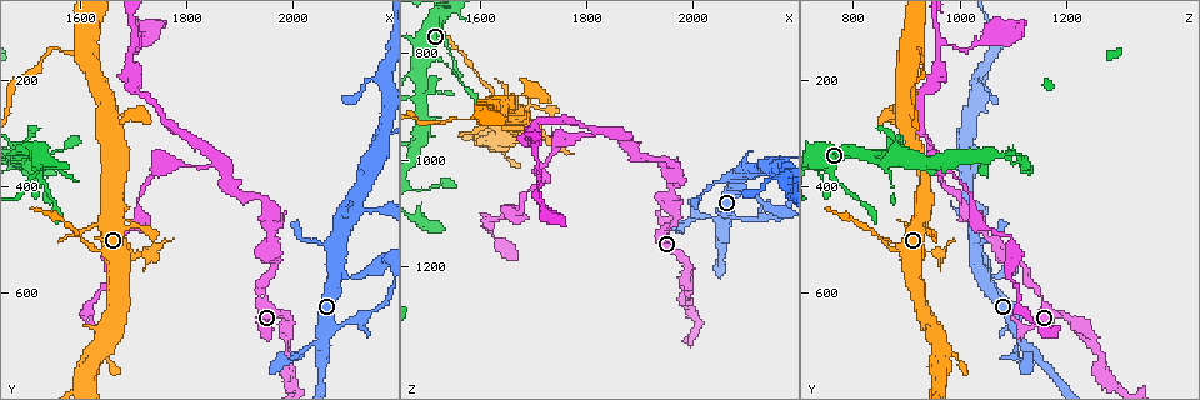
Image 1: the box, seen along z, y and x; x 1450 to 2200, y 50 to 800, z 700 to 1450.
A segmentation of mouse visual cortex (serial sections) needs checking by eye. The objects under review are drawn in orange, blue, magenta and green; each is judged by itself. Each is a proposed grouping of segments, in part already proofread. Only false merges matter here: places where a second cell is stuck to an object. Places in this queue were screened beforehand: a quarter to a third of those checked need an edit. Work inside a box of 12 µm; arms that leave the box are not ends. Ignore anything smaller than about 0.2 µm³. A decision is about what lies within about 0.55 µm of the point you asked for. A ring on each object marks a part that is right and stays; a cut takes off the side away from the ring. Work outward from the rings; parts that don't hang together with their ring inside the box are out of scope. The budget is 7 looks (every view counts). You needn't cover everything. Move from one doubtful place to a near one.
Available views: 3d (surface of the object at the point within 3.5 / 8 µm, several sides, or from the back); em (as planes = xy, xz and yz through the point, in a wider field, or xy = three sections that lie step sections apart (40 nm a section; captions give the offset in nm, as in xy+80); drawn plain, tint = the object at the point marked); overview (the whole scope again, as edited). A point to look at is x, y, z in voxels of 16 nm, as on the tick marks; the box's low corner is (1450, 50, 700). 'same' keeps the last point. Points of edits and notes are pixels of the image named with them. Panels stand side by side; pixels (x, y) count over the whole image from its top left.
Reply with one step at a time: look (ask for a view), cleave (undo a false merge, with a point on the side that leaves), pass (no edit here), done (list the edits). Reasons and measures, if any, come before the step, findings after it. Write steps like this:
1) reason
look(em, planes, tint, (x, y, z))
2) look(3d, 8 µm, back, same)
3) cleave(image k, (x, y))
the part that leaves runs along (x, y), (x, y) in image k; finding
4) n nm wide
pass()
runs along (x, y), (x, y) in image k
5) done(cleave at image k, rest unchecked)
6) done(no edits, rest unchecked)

small branch off a trunk
look(em, xy, step 3, tint, (1870, 355, 955))

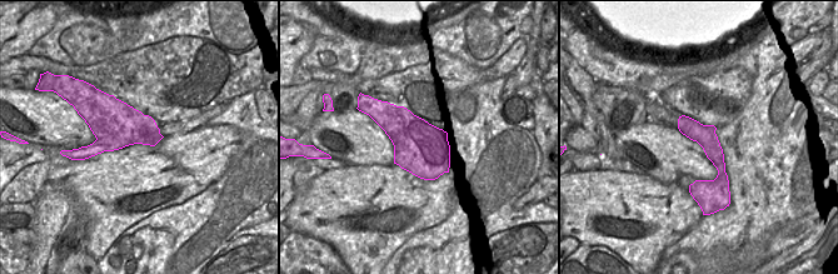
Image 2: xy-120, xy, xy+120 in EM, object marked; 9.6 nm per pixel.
wider look
look(3d, 3.5 µm, same)

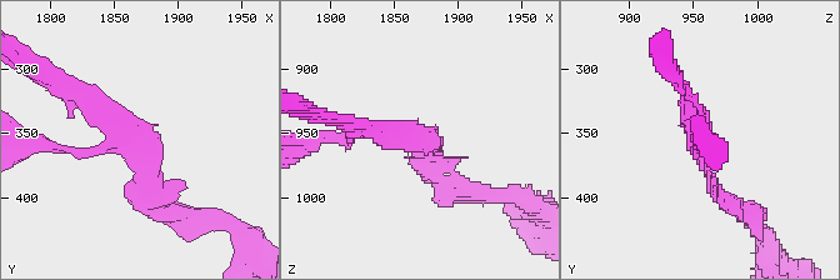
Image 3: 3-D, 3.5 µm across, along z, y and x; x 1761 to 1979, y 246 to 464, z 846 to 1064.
arms of 100, 200, 250 nm
pass()
runs along (682, 119), (721, 165), (707, 193) in image 2; one cell here

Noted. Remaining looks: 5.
abrupt turn
look(3d, 3.5 µm, (1700, 135, 965))

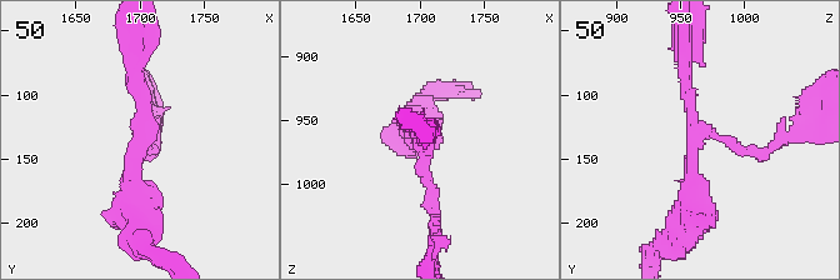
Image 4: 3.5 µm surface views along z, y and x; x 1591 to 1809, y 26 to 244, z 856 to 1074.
arms of 150, 200, 350 nm
pass()
runs along (691, 216), (701, 133), (746, 151), (771, 148) in image 4; all the same cell

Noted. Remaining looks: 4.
abrupt turn
look(3d, 8 µm, back, (1535, 145, 925))

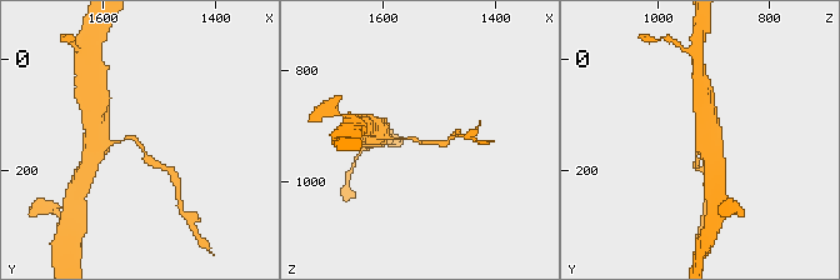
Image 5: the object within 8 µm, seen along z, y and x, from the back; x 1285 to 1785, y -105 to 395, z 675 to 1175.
look(3d, 3.5 µm, (1540, 145, 925))

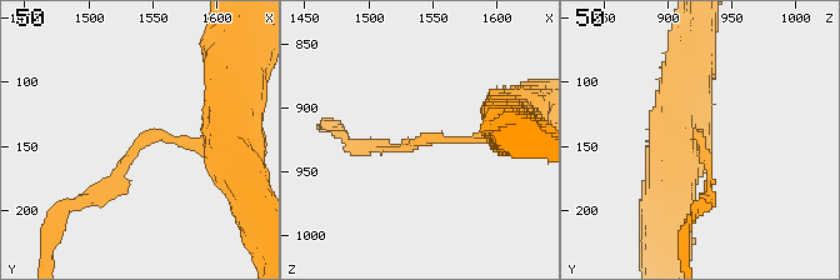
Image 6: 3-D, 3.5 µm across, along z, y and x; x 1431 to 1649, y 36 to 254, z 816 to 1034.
look(em, xy, step 5, tint, (1538, 148, 924))

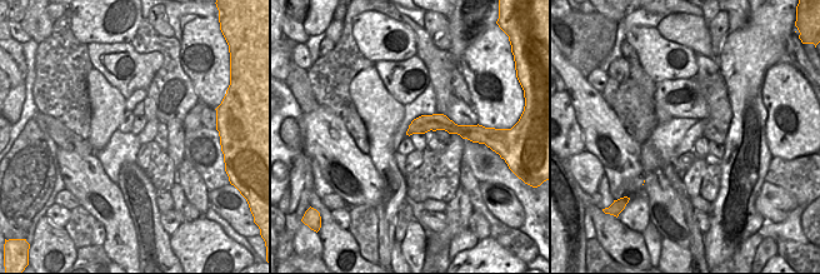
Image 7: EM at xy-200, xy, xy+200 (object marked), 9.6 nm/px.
pass()
continuous, no second cell

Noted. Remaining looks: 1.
done(no edits, rest unchecked)

